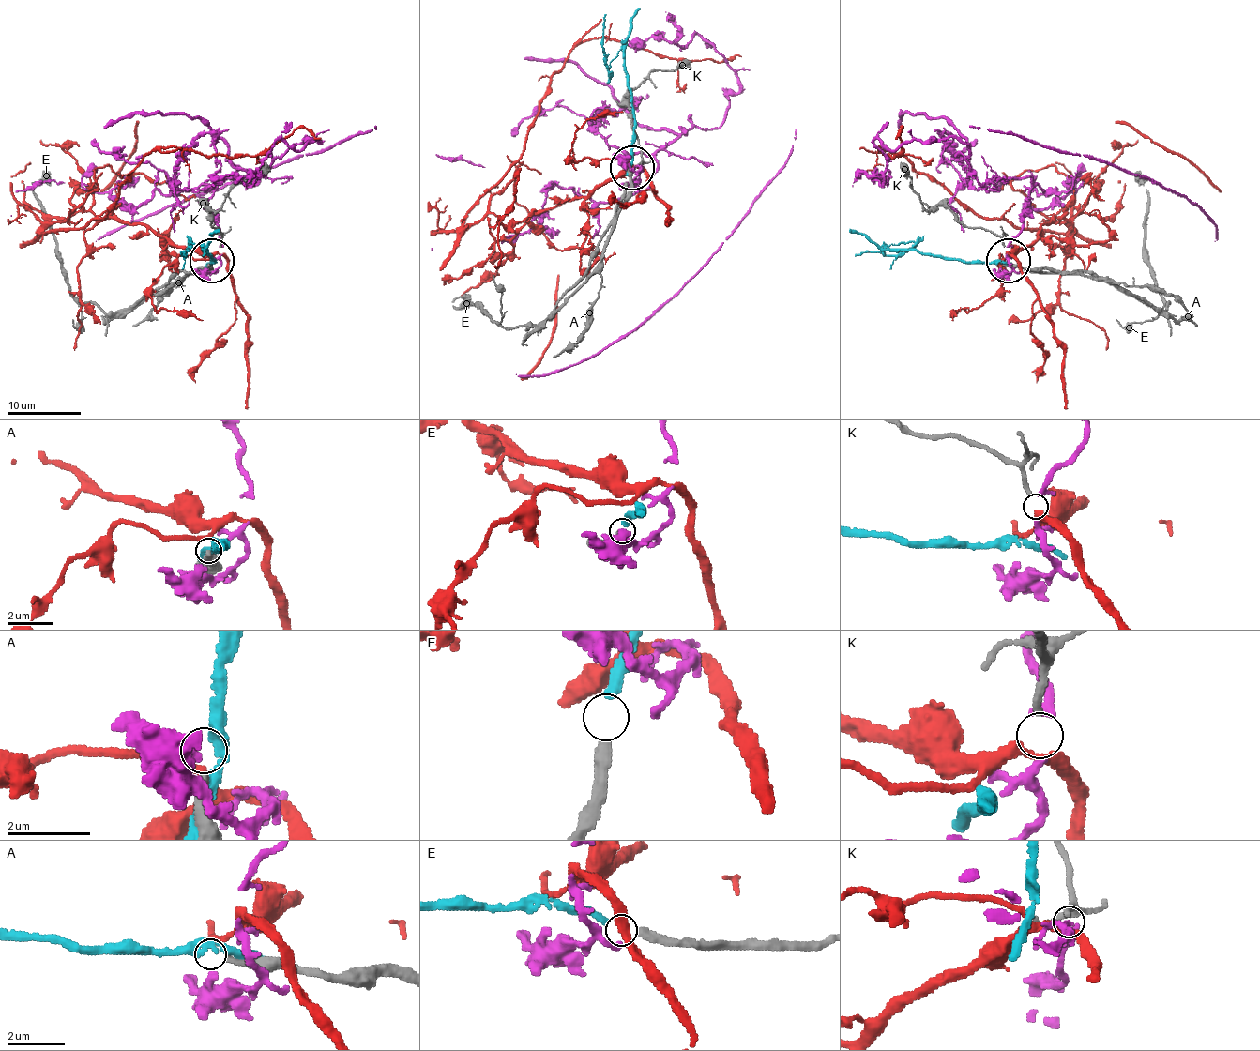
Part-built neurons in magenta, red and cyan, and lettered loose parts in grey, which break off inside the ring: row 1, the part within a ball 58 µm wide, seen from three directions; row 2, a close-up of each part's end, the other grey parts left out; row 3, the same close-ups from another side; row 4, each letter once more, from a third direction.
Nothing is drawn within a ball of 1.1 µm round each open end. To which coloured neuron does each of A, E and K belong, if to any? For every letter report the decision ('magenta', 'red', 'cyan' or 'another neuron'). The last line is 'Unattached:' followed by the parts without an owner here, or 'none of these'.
A: another neuron
E: cyan
K: red
Unattached: A

